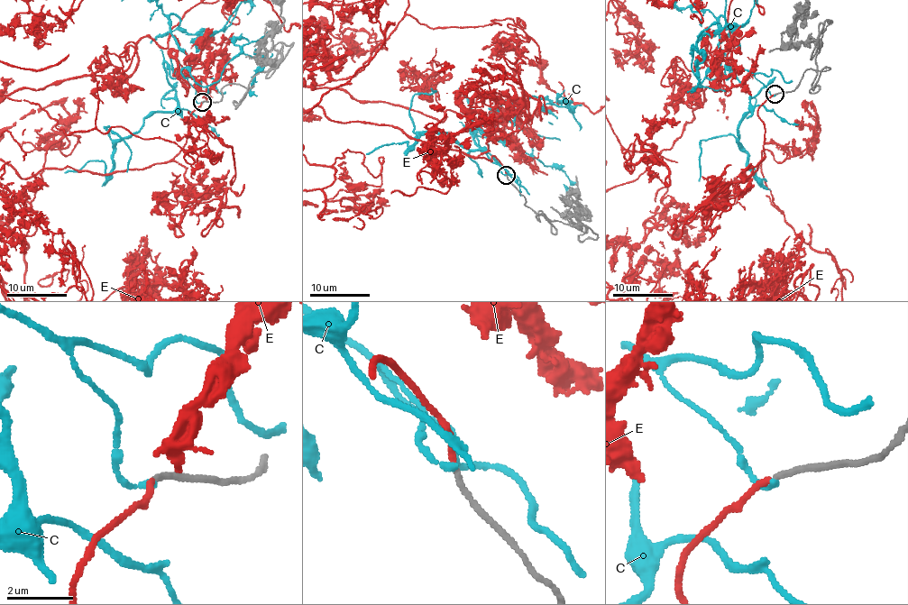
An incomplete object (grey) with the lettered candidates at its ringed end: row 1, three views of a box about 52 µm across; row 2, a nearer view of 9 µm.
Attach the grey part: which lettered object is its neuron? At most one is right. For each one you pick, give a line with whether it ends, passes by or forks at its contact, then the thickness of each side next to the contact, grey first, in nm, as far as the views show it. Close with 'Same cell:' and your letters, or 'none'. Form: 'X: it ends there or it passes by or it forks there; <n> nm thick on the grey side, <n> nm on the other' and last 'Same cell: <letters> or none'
E: it ends there; 170 nm thick on the grey side, 160 nm on the other
Same cell: E

